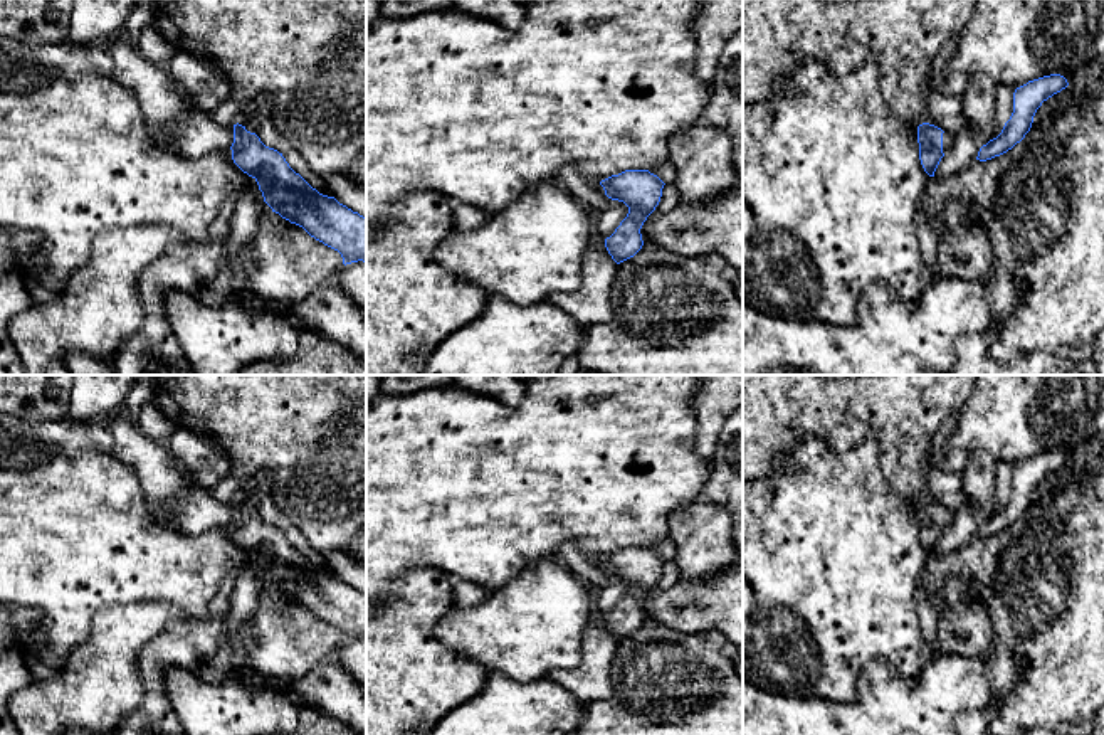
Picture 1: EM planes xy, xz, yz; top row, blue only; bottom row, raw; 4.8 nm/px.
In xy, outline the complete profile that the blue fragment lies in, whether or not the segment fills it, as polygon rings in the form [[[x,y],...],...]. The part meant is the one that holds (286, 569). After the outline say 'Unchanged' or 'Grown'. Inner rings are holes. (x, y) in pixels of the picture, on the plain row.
[[[123,409],[103,420],[113,436],[113,454],[134,469],[150,510],[188,535],[232,526],[234,540],[252,553],[264,579],[282,595],[338,627],[343,641],[366,639],[366,594],[313,565],[282,530],[265,523],[242,501],[218,501],[193,484],[168,444],[146,437]]]. Grown

